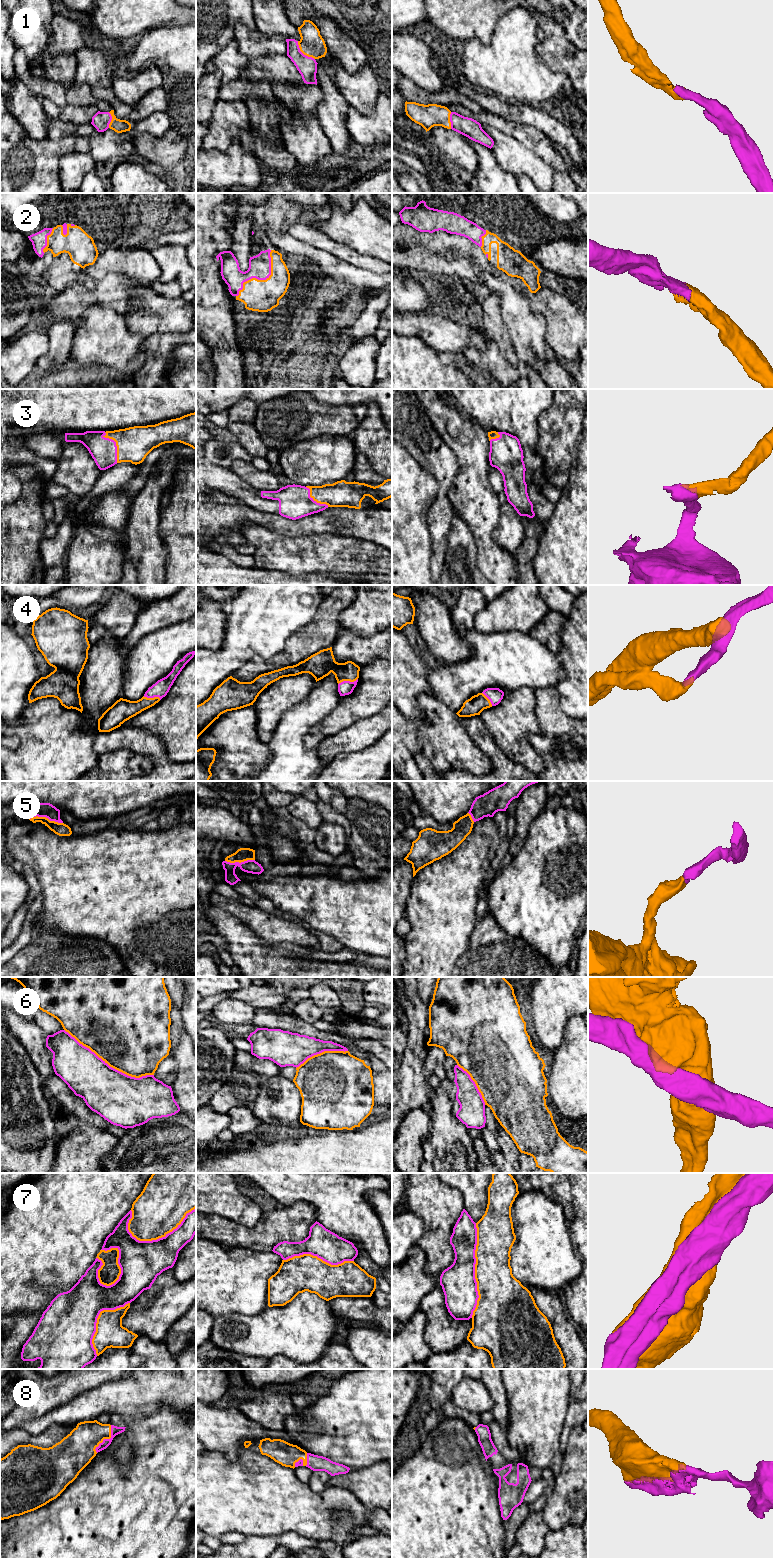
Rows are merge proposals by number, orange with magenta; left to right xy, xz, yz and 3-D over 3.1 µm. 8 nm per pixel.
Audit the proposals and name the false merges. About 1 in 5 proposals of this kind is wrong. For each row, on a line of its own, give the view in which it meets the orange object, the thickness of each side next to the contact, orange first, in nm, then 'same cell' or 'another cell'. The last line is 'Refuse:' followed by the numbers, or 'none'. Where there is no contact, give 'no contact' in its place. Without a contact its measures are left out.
1: contact in xz; calibres 200 and 160 nm; same cell
2: contact in xz; calibres 260 and 180 nm; same cell
3: contact in xy; calibres 280 and 220 nm; same cell
4: contact in xz; calibres 200 and 110 nm; same cell
5: contact in xy; calibres 110 and 120 nm; same cell
6: contact in xy; calibres 500 and 380 nm; another cell
7: contact in xy; calibres 400 and 320 nm; another cell
8: contact in xy; calibres 280 and 70 nm; same cell
Refuse: 6, 7

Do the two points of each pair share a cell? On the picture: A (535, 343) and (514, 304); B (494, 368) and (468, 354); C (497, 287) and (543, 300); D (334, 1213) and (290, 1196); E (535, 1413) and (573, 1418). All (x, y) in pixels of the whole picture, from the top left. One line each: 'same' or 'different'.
A: same
B: same
C: different
D: same
E: different

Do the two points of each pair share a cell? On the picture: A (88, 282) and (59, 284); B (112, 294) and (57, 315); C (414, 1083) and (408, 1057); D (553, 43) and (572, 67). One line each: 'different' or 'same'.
A: same
B: same
C: same
D: same

